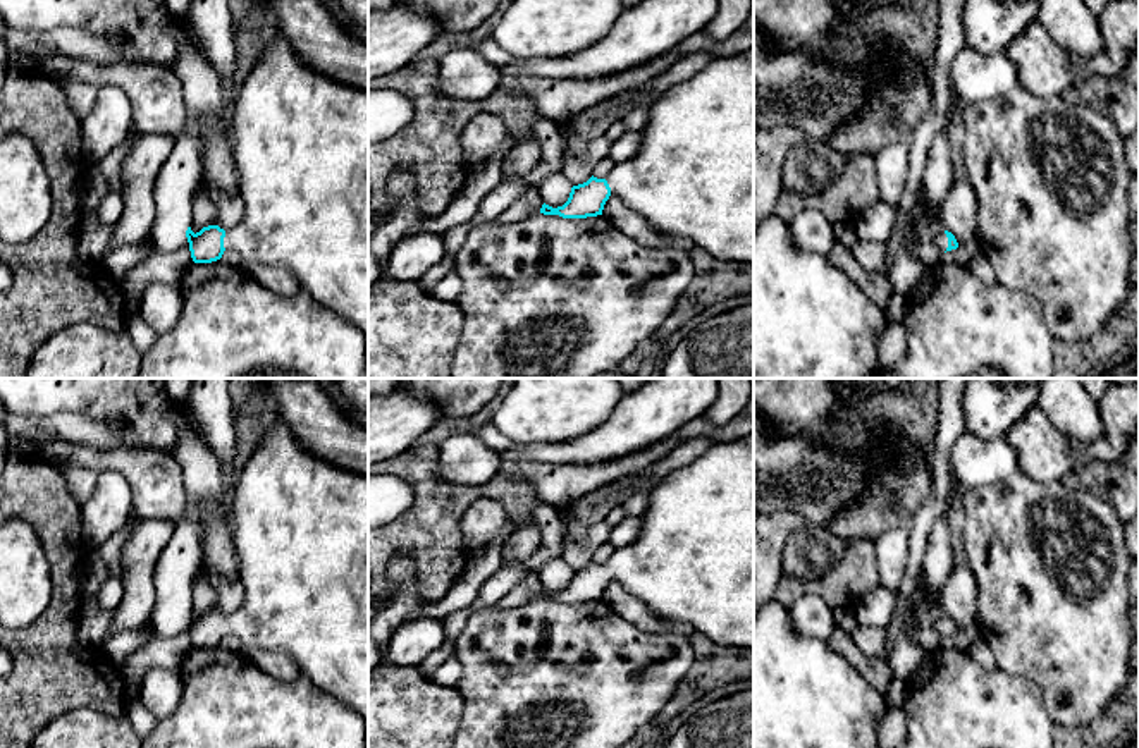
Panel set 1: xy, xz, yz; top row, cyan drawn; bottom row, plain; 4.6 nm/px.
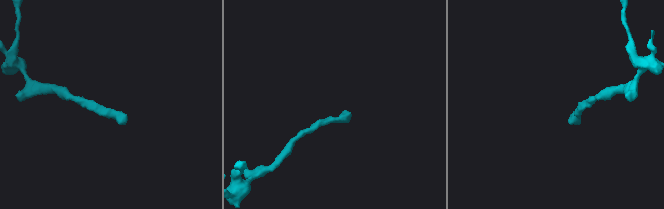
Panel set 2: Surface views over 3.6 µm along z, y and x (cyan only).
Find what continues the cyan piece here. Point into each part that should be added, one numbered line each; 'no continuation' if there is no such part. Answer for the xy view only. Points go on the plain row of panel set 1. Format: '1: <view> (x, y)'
1: xy (300, 530)

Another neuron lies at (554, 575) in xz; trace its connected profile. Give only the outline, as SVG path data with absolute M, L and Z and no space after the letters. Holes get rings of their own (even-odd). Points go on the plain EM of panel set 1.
M554 557L537 571L537 576L545 590L557 593L568 586L571 571L561 557Z

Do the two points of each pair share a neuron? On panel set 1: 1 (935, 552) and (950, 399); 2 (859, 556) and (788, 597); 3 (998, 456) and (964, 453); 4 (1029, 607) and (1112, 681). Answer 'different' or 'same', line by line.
1: different
2: same
3: same
4: same

